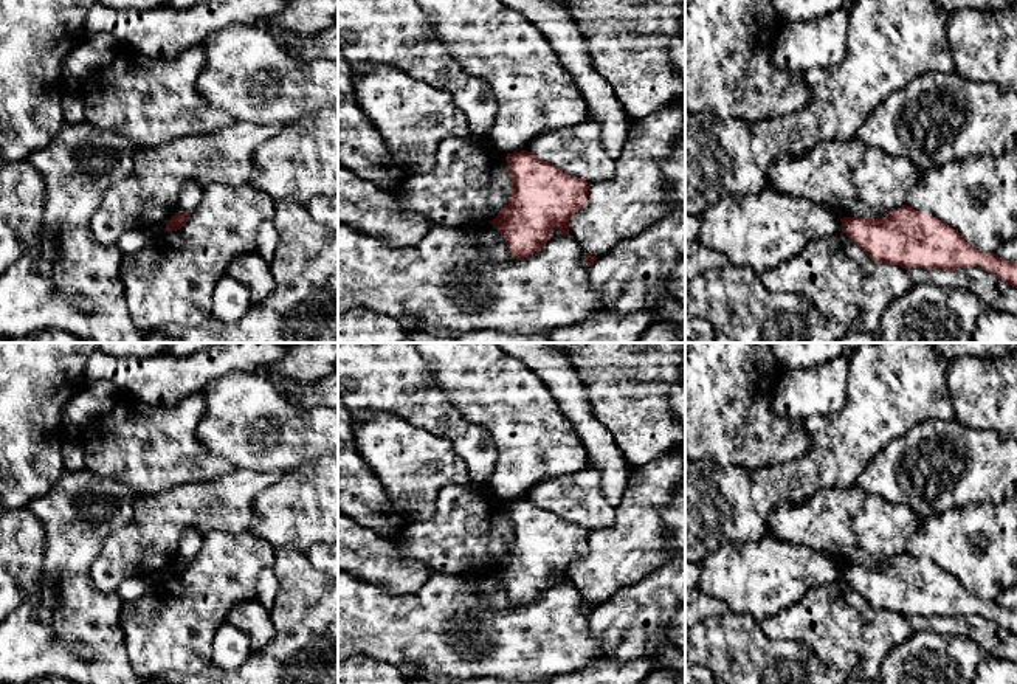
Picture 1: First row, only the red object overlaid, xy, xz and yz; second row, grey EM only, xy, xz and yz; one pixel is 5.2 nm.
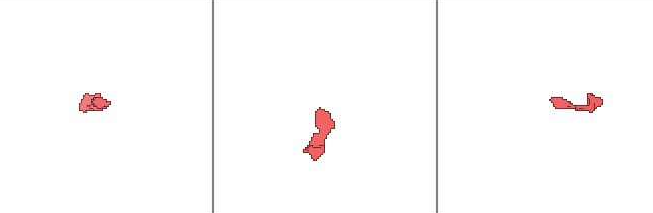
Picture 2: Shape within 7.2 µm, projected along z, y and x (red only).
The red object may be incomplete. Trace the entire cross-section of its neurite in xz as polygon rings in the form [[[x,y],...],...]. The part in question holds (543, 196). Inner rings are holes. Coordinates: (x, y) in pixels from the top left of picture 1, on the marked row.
[[[527,150],[507,154],[505,160],[512,177],[512,195],[490,223],[502,234],[510,256],[519,261],[550,240],[553,226],[561,228],[558,236],[569,234],[569,219],[588,202],[588,181],[560,171]]]

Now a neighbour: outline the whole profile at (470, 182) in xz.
[[[488,135],[450,136],[440,143],[433,171],[406,175],[397,188],[400,208],[442,226],[490,222],[512,195],[505,157]]]

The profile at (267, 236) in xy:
[[[273,222],[262,223],[257,230],[257,253],[267,265],[271,265],[274,259],[278,242],[279,236]]]

